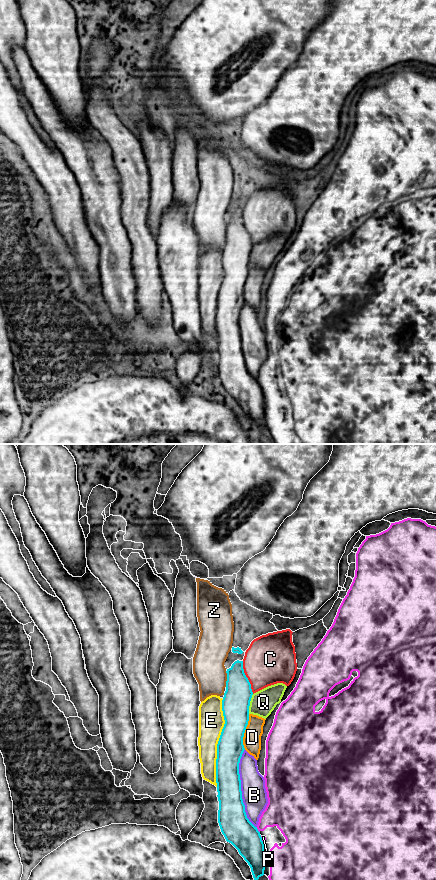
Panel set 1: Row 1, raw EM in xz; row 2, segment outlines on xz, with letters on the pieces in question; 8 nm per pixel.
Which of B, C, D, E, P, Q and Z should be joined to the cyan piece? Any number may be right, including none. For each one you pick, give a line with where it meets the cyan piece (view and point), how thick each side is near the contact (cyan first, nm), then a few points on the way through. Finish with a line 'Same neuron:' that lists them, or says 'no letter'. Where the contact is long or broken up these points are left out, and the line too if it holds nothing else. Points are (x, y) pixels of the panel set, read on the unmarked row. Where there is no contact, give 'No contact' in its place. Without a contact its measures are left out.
Same neuron: no letter

